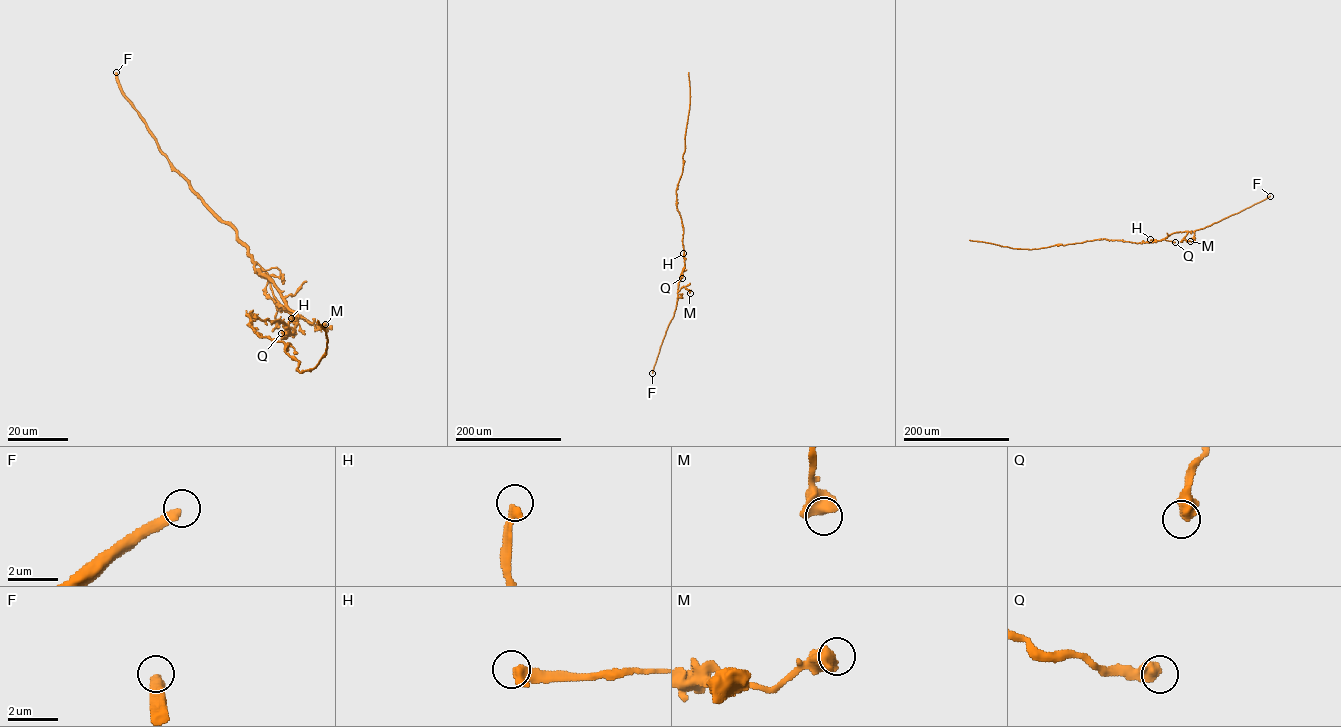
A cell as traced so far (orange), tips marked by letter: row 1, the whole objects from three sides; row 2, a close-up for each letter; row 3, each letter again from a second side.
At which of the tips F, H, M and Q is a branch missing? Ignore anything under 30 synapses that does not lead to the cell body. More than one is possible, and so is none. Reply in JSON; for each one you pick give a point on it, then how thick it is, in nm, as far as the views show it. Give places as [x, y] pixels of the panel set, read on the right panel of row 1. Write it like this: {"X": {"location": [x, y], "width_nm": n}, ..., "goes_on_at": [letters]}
{"goes_on_at": []}

